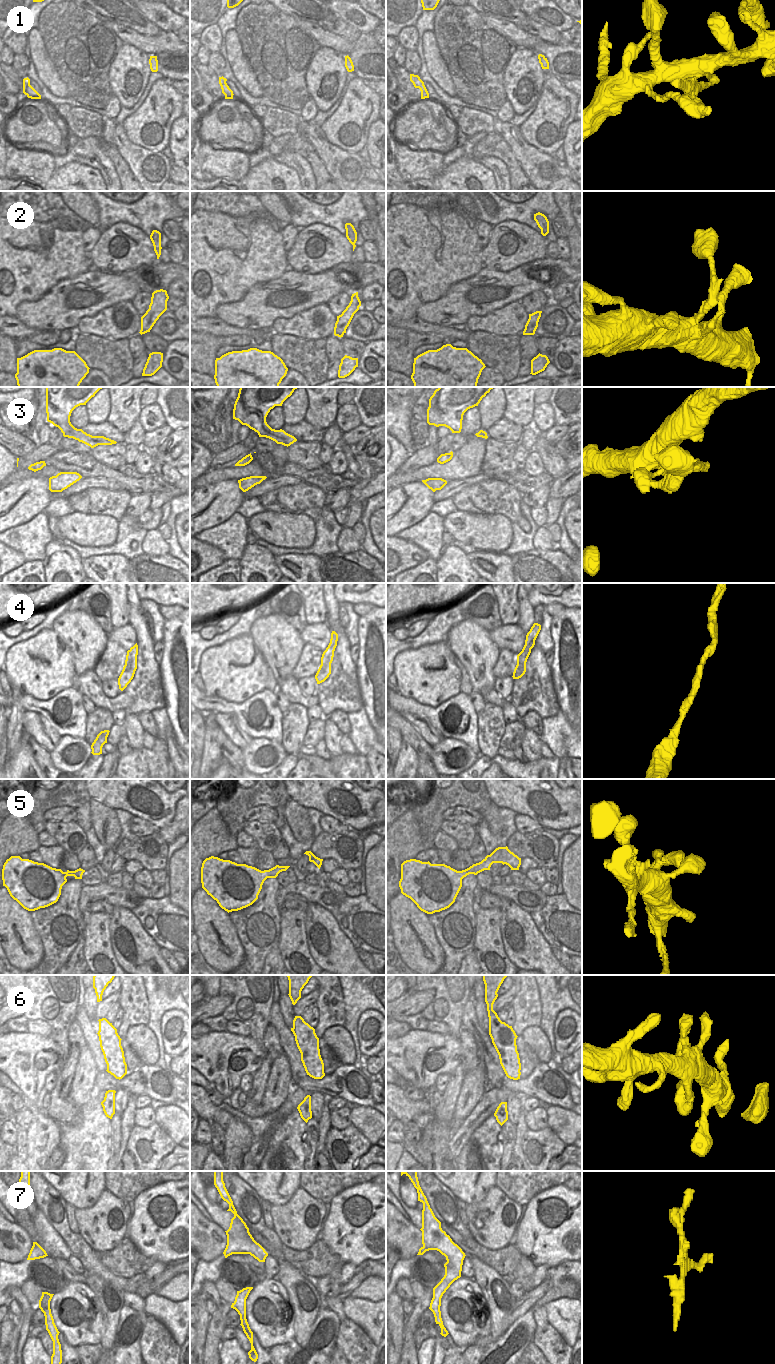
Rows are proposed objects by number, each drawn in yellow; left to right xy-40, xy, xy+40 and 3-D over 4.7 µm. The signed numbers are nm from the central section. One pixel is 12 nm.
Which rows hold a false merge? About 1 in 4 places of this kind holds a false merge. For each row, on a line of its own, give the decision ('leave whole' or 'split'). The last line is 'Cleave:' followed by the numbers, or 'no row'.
1: split
2: leave whole
3: leave whole
4: leave whole
5: leave whole
6: leave whole
7: split
Cleave: 1, 7

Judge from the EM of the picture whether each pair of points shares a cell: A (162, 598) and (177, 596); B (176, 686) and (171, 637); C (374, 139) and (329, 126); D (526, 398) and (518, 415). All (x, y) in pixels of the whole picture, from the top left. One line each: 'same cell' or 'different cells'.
A: same cell
B: same cell
C: different cells
D: same cell

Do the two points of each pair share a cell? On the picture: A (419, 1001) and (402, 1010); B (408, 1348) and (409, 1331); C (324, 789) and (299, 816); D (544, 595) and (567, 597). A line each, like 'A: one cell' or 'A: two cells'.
A: one cell
B: two cells
C: two cells
D: one cell

